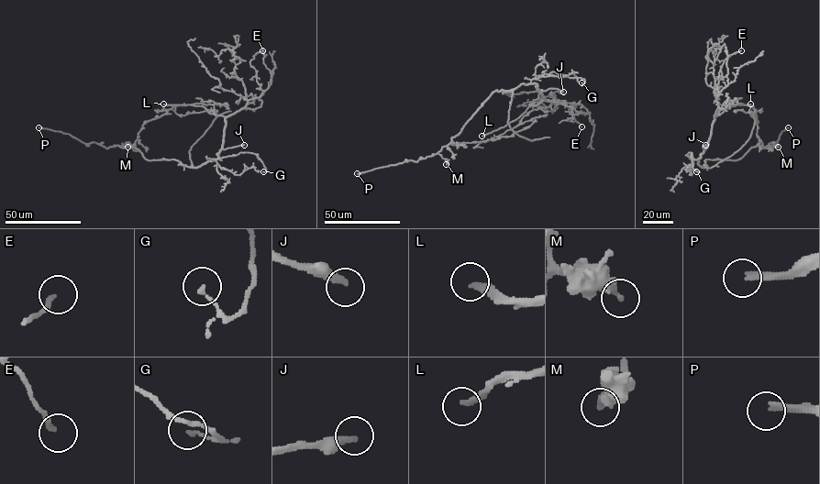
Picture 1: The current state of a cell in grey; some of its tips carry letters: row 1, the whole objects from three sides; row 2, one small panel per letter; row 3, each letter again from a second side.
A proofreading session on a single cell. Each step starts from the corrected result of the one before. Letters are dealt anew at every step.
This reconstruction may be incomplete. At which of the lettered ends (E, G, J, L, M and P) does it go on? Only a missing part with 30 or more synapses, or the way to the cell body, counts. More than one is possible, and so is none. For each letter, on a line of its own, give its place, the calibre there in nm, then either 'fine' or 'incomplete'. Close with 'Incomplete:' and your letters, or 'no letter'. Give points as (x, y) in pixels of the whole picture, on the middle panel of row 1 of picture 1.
E: place (581, 126); calibre 170 nm; fine
G: place (581, 82); calibre 120 nm; fine
J: place (563, 92); calibre 280 nm; incomplete
L: place (482, 136); calibre 220 nm; incomplete
M: place (446, 164); calibre 340 nm; fine
P: place (357, 173); calibre 220 nm; incomplete
Incomplete: J, L, P

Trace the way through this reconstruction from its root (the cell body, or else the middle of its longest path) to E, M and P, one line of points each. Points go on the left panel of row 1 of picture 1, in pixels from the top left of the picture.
E: (153, 160), (175, 159), (198, 167), (218, 158), (226, 117), (262, 93), (249, 61), (262, 50)
M: (153, 160), (147, 159), (130, 145), (119, 146), (127, 142), (127, 147)
P: (153, 160), (147, 159), (130, 145), (106, 148), (94, 142), (84, 143), (68, 134), (38, 127)

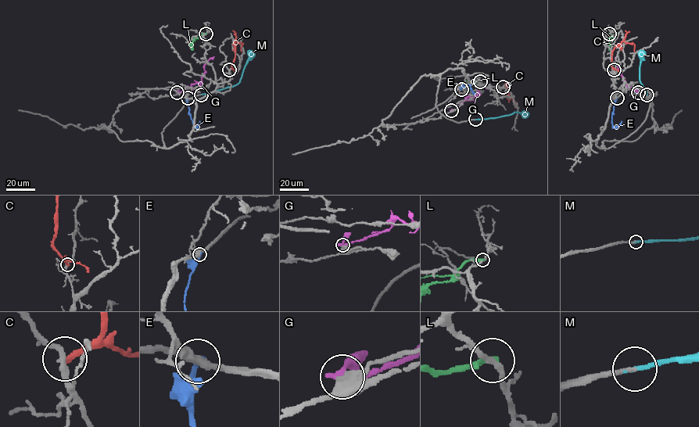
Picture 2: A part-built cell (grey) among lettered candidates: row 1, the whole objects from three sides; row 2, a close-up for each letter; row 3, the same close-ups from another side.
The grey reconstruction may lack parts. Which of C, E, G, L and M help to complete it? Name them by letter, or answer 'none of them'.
M

